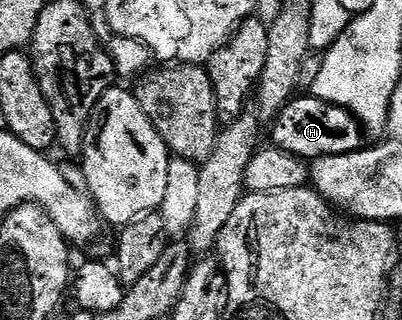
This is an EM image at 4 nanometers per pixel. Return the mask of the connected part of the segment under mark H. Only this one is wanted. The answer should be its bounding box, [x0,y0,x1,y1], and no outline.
[271,98,364,162]

